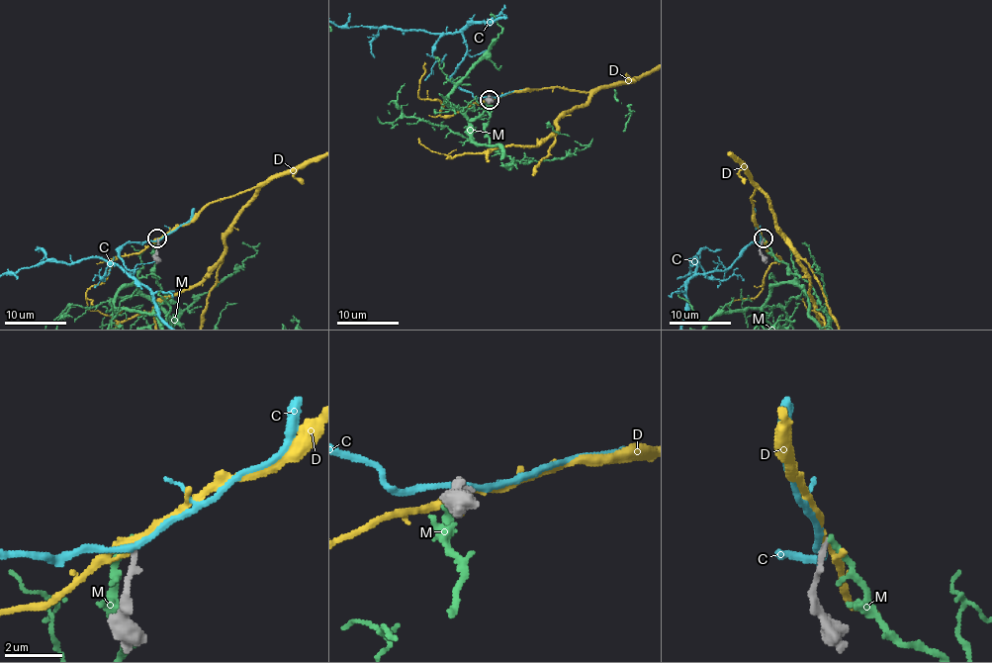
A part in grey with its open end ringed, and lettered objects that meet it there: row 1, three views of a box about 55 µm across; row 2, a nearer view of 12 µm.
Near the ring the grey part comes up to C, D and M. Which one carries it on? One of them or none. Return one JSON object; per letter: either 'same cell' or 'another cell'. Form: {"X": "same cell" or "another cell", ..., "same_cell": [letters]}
{"C": "another cell", "D": "another cell", "M": "another cell", "same_cell": []}

